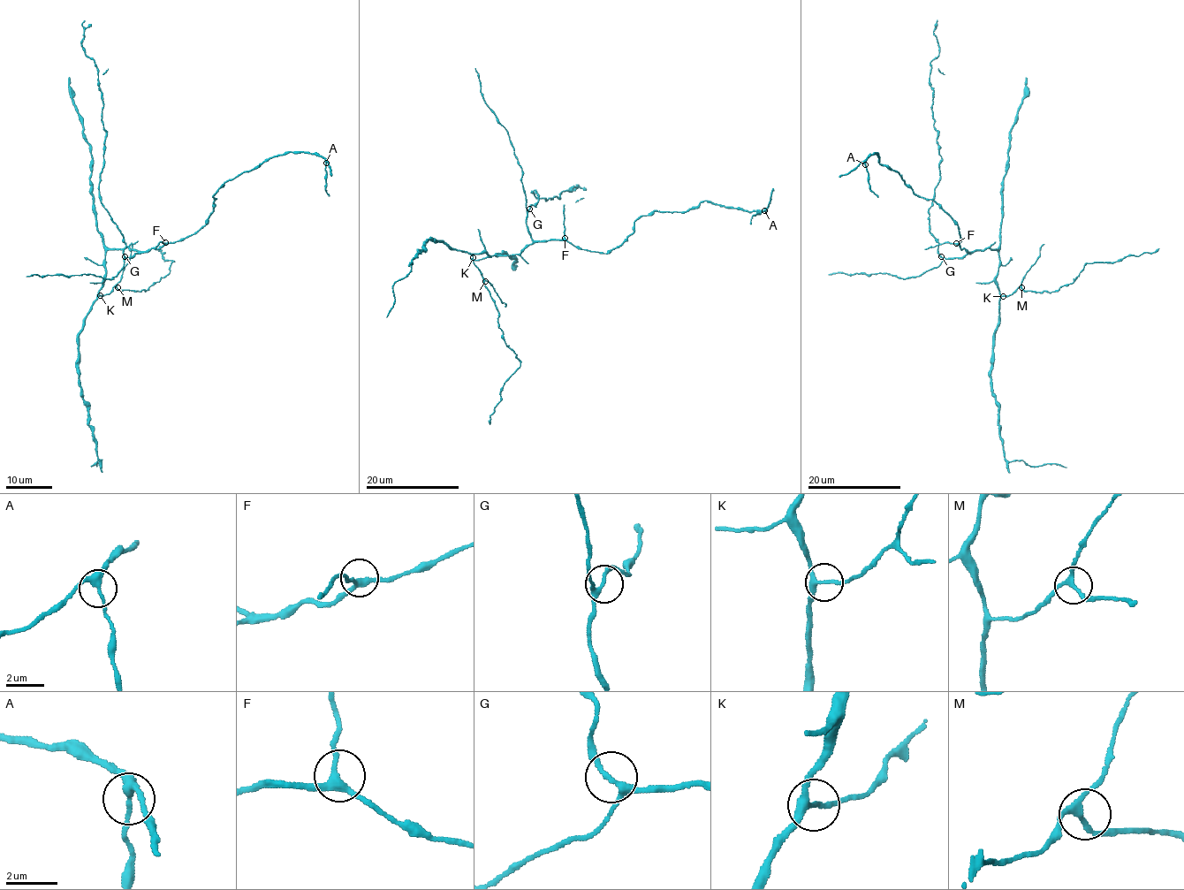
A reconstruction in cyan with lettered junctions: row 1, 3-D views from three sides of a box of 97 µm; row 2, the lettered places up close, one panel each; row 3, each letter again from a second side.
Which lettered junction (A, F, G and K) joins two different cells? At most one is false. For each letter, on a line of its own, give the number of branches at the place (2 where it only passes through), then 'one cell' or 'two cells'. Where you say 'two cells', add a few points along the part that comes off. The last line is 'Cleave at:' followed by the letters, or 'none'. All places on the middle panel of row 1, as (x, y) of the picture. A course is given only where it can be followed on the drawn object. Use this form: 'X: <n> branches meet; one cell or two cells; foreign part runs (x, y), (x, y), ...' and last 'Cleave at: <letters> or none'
A: 3 branches meet; one cell
F: 3 branches meet; one cell
G: 3 branches meet; one cell
K: 3 branches meet; one cell
Cleave at: none

